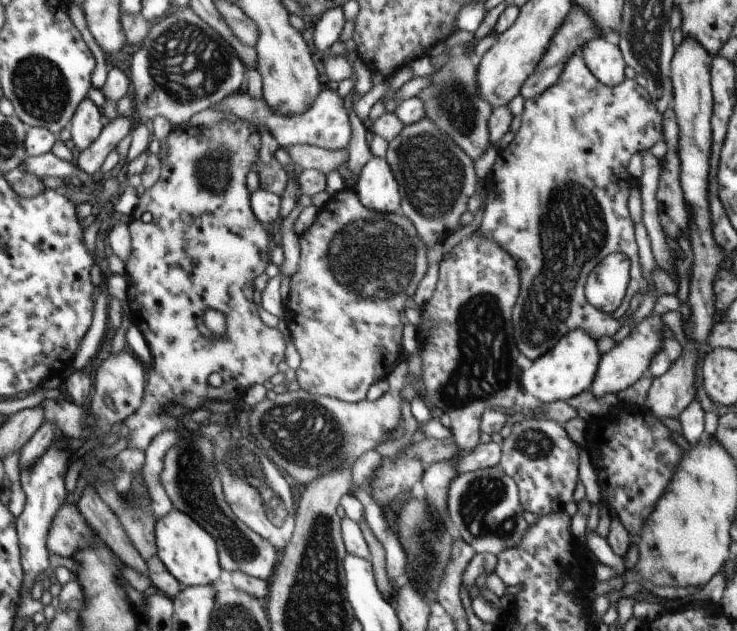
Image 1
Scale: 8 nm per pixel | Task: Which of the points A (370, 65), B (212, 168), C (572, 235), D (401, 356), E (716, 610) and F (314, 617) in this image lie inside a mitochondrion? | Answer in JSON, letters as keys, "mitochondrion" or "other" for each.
{"A":"other","B":"mitochondrion","C":"mitochondrion","D":"other","E":"other","F":"mitochondrion"}

